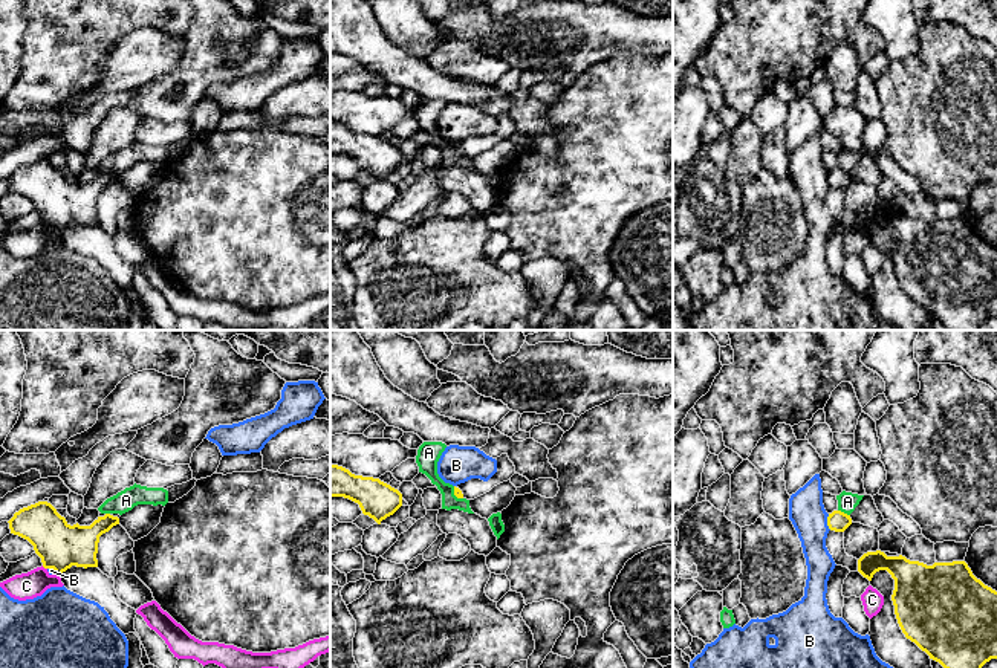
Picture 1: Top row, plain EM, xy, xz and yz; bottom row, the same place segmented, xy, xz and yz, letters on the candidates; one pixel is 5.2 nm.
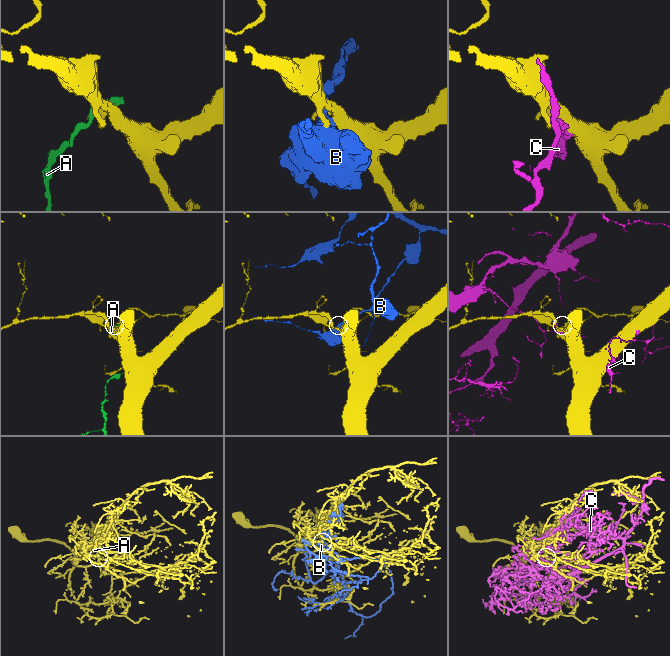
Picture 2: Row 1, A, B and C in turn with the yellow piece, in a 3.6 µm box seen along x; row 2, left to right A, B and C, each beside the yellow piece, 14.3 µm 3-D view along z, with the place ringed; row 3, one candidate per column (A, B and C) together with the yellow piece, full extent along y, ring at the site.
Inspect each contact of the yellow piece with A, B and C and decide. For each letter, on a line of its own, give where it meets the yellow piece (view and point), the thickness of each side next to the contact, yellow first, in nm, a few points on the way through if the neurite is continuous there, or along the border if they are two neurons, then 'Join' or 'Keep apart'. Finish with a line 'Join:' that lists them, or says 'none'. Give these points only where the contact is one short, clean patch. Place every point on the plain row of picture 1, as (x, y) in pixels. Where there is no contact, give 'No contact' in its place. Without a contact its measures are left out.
A: Touches yellow at yz (843, 170). Thickness 110 nm (yellow) against 100 nm. Boundary: yz (838, 167), (849, 173). Keep apart
B: Touches yellow at yz (828, 179). Thickness 110 nm (yellow) against 190 nm. Keep apart
C: Touches yellow at xy (45, 225). Thickness 240 nm (yellow) against 140 nm. Keep apart
Join: none

